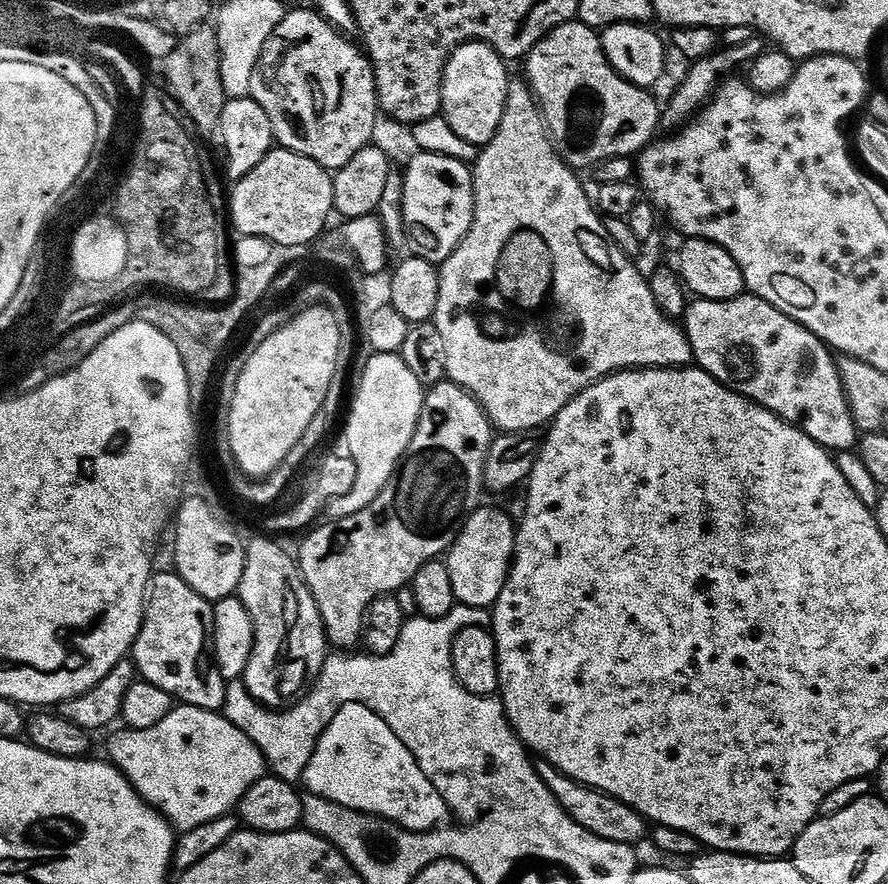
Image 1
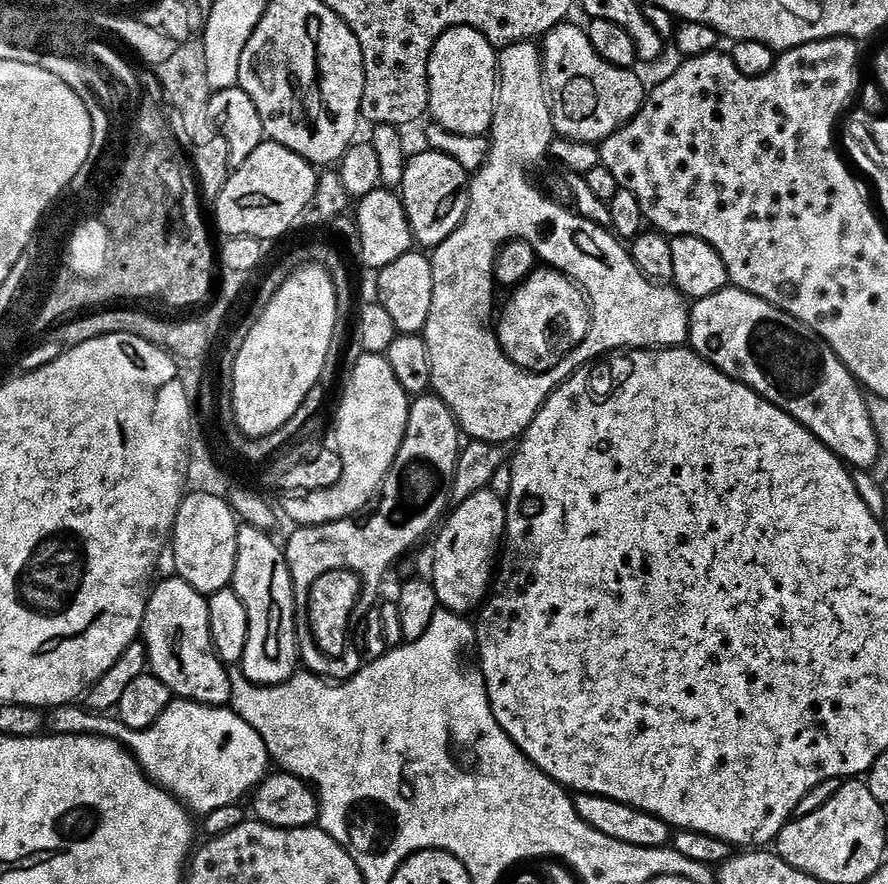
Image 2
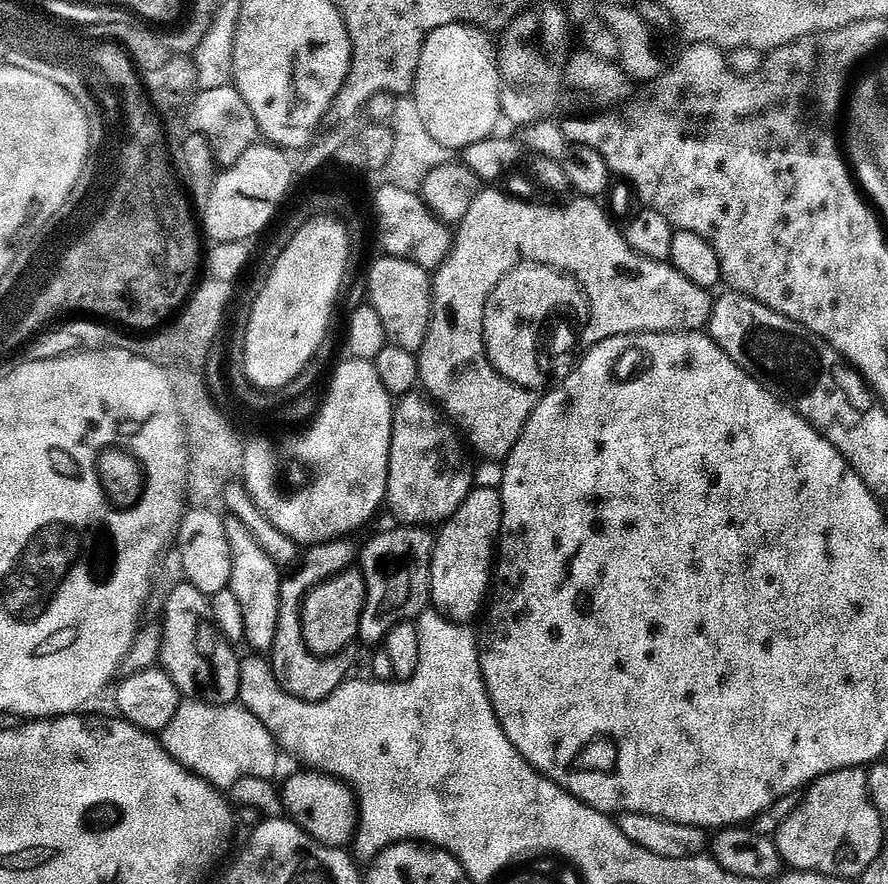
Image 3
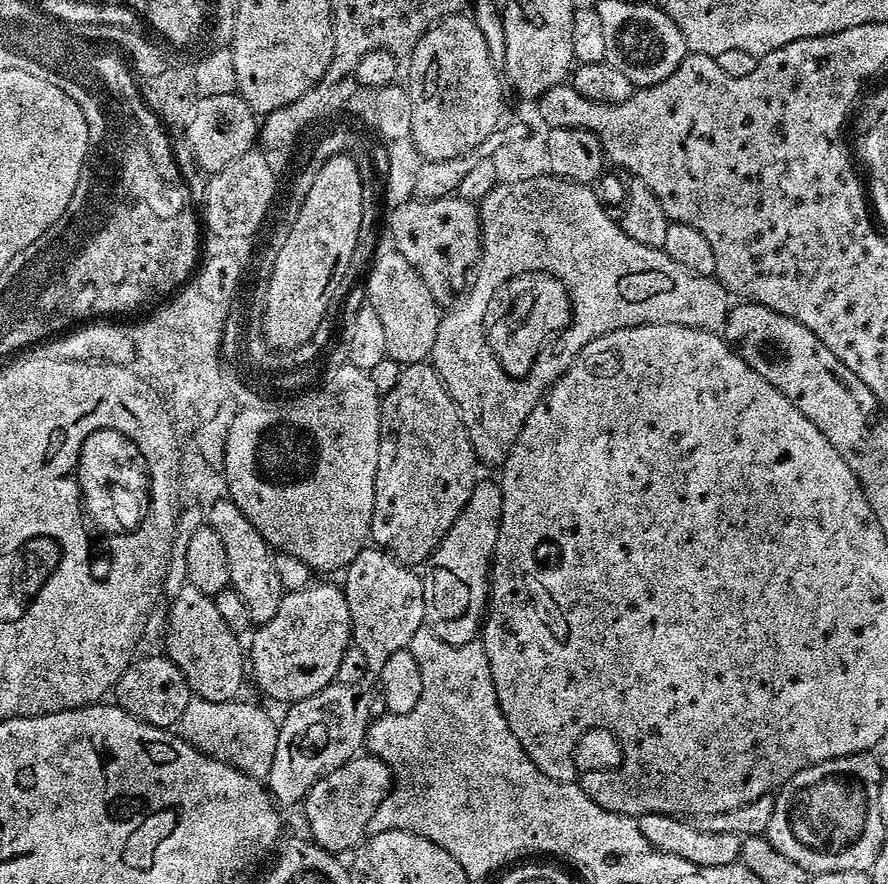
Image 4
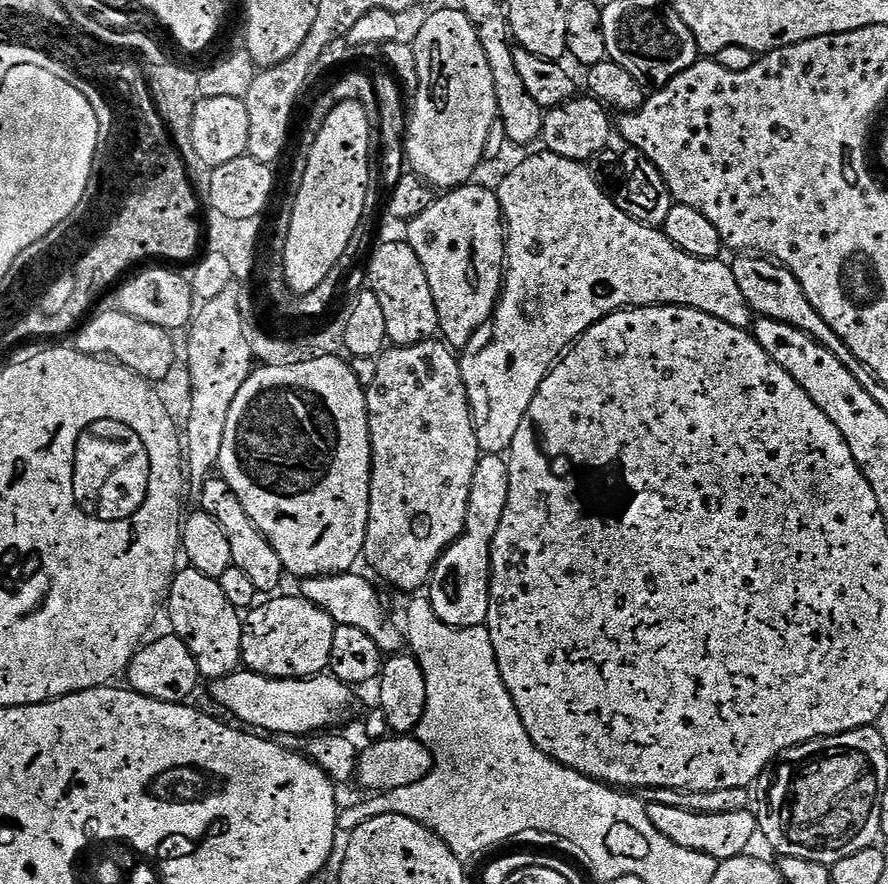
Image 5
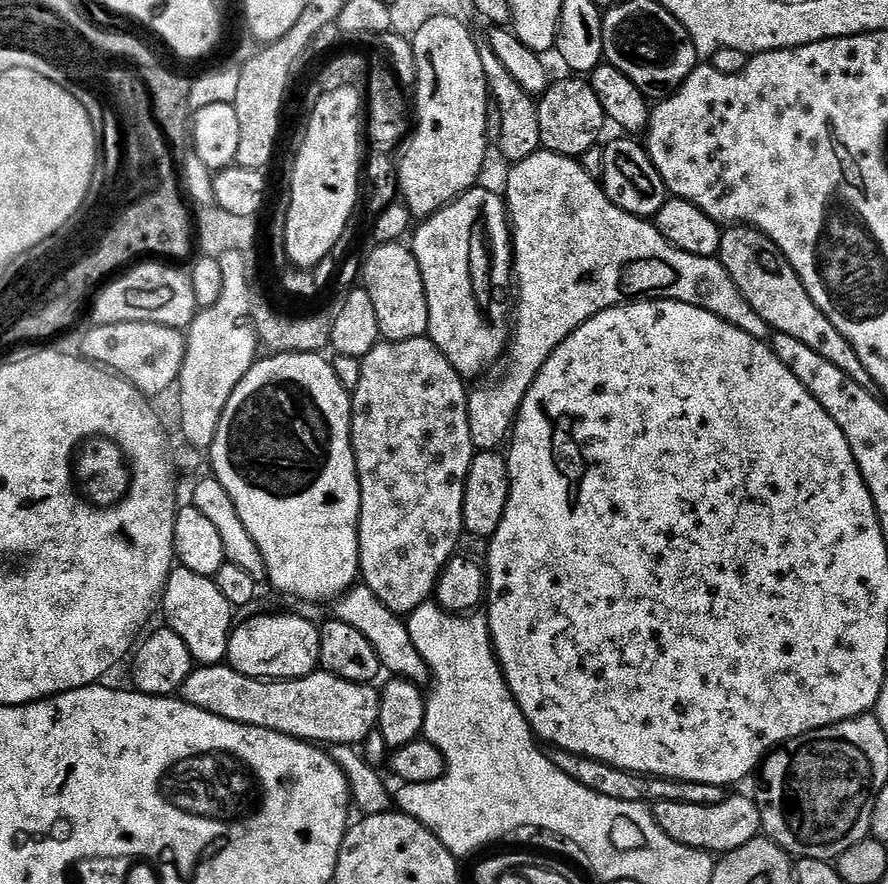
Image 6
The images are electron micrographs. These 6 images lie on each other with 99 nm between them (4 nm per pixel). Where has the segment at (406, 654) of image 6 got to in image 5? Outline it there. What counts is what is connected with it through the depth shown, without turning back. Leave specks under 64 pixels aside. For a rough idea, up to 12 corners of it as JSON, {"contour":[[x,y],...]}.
{"contour":[[355,571],[299,581],[299,595],[334,623],[370,634],[385,654],[406,636],[376,588]]}

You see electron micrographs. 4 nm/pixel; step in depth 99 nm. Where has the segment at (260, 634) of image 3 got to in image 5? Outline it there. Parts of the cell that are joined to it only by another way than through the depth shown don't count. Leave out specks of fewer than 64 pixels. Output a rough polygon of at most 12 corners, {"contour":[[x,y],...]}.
{"contour":[[223,478],[205,483],[203,511],[226,542],[232,567],[261,594],[286,576],[274,546]]}

